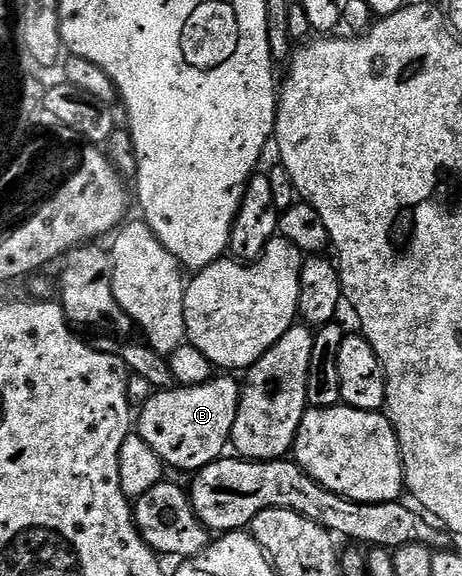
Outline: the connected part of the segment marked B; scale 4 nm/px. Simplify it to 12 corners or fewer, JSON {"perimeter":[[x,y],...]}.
{"perimeter":[[233,375],[154,392],[136,432],[188,475],[230,444]]}

